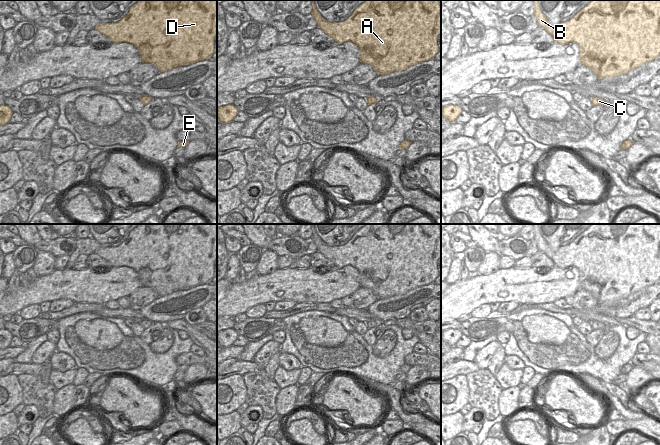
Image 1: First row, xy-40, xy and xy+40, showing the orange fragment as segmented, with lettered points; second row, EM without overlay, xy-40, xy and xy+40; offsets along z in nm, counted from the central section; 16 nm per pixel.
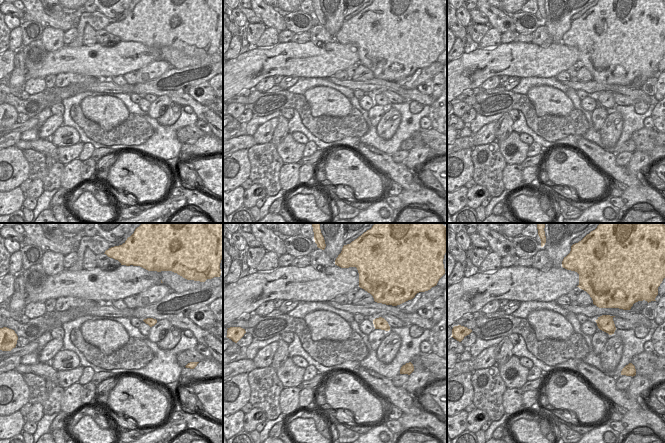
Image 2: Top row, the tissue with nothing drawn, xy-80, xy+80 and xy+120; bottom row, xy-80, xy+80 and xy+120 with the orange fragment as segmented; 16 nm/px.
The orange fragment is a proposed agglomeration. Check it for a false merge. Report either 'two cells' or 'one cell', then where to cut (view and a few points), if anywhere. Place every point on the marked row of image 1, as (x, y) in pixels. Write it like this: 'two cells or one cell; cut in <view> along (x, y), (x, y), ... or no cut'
one cell; no cut

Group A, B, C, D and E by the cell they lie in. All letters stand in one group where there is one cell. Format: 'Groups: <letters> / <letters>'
Groups: A B C D E.

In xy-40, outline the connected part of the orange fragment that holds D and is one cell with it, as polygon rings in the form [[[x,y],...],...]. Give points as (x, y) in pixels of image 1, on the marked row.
[[[139,0],[117,23],[100,23],[95,29],[109,37],[112,43],[130,43],[142,56],[142,62],[154,64],[160,72],[211,59],[216,51],[214,39],[217,36],[217,0]]]

